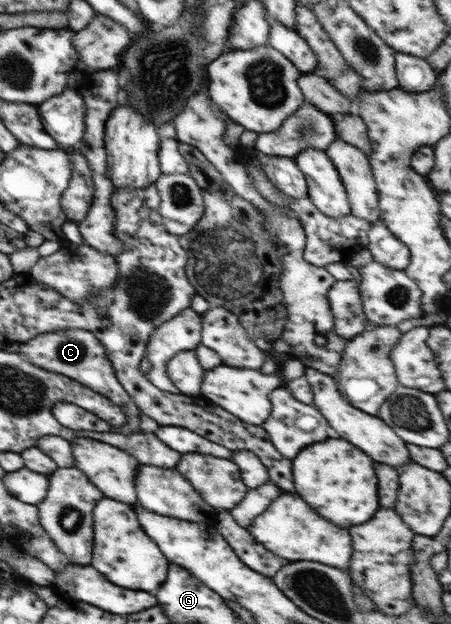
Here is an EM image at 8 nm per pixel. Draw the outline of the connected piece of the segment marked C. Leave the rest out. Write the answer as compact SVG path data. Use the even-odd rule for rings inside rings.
M72 328L41 333L28 341L19 343L17 353L23 355L23 357L36 367L41 367L46 371L69 377L89 387L92 391L108 397L126 415L126 423L128 425L122 425L122 435L130 435L130 433L138 431L138 415L140 415L140 409L134 405L134 400L128 395L123 385L120 385L112 362L107 358L105 347L99 339L96 339L96 336L91 331Z

